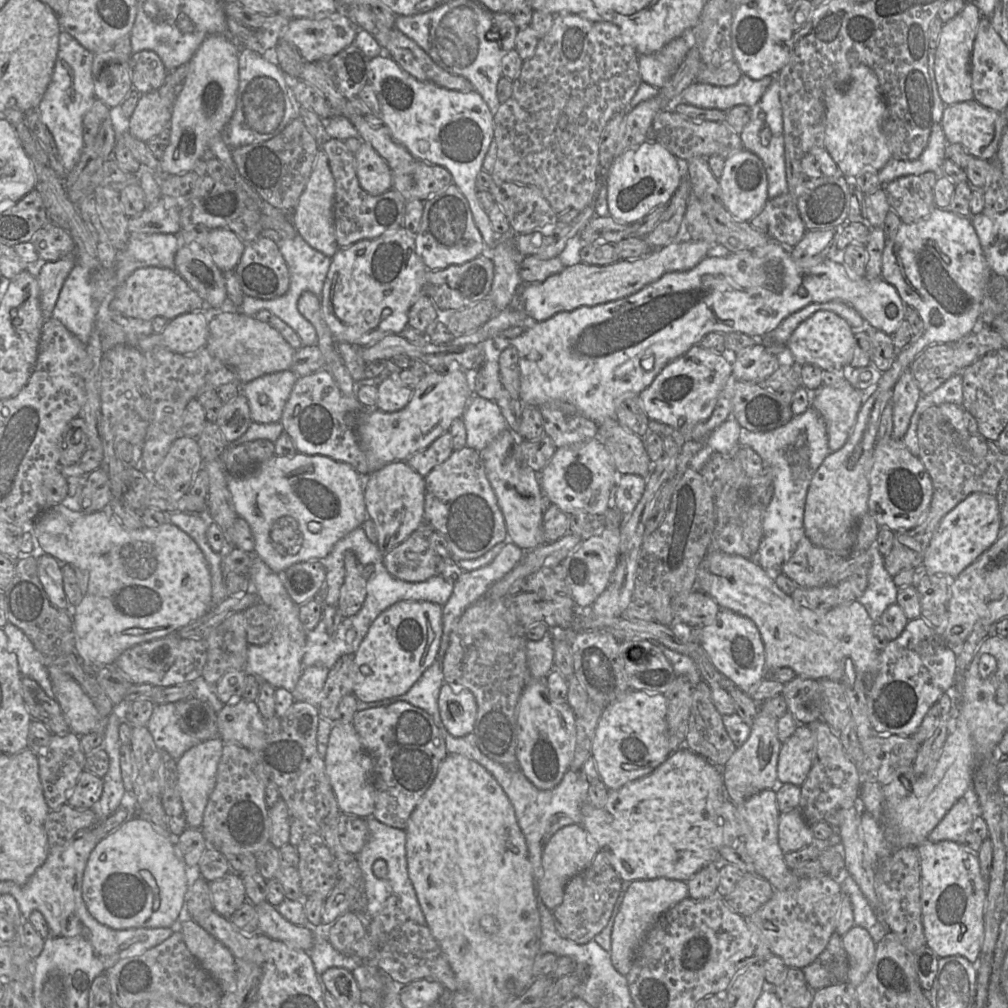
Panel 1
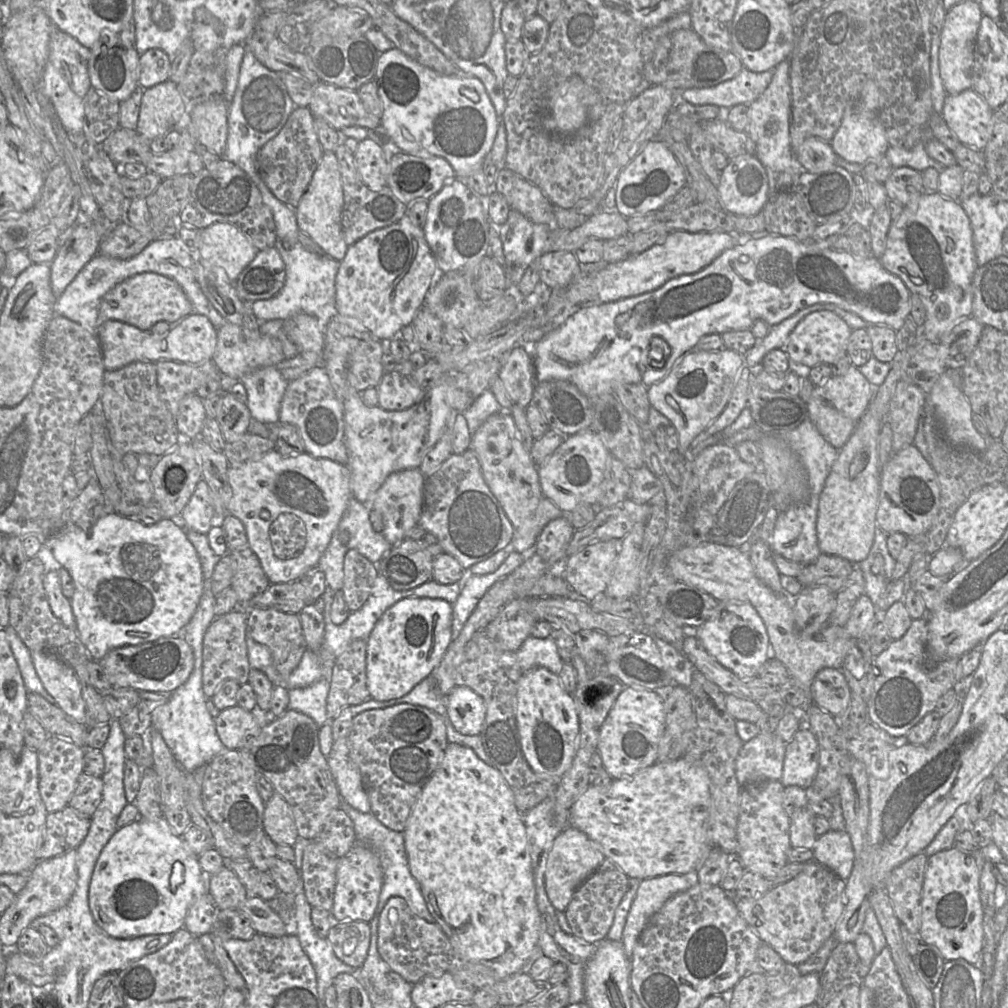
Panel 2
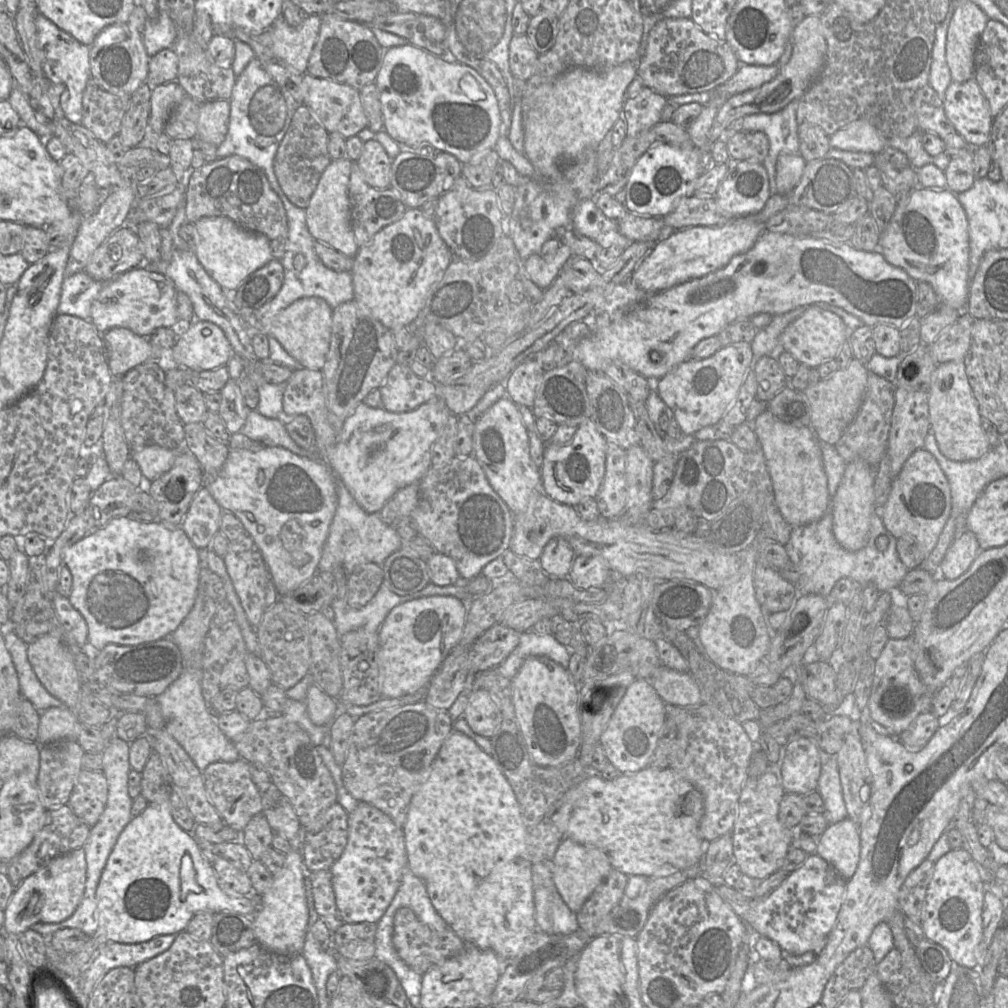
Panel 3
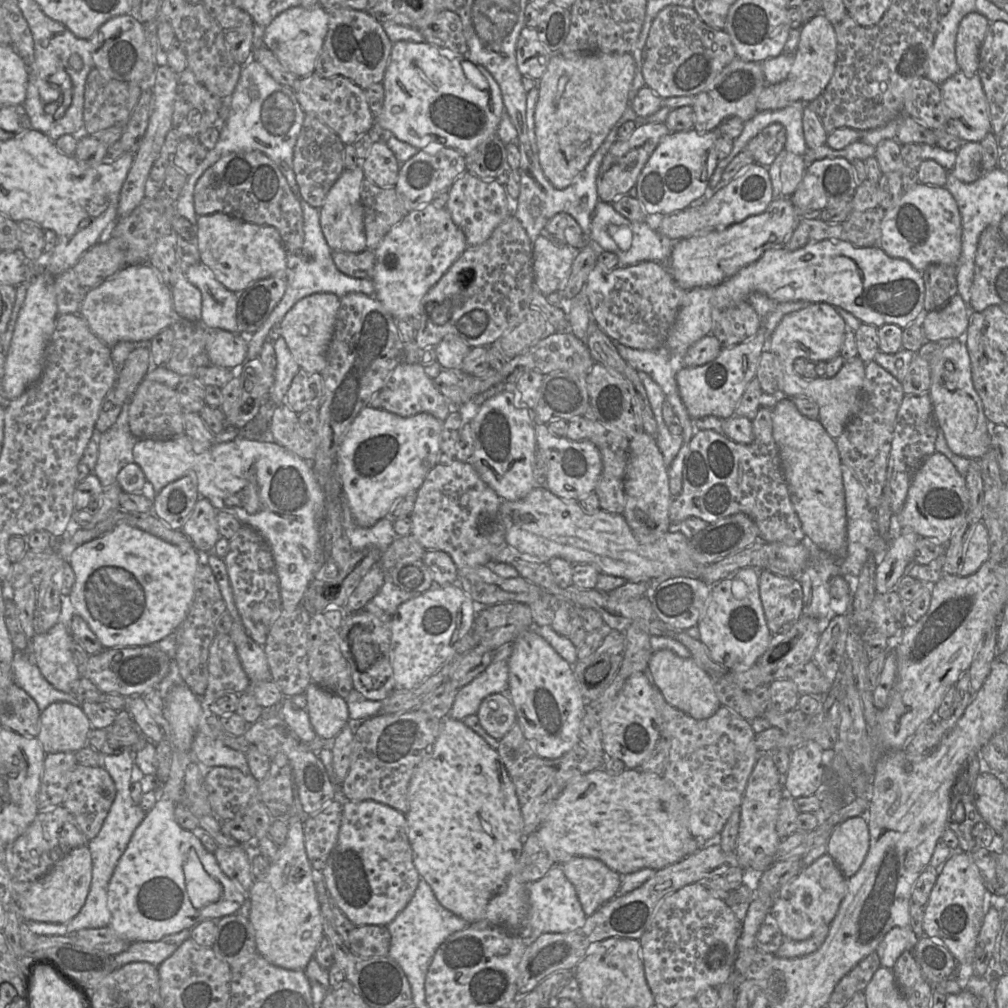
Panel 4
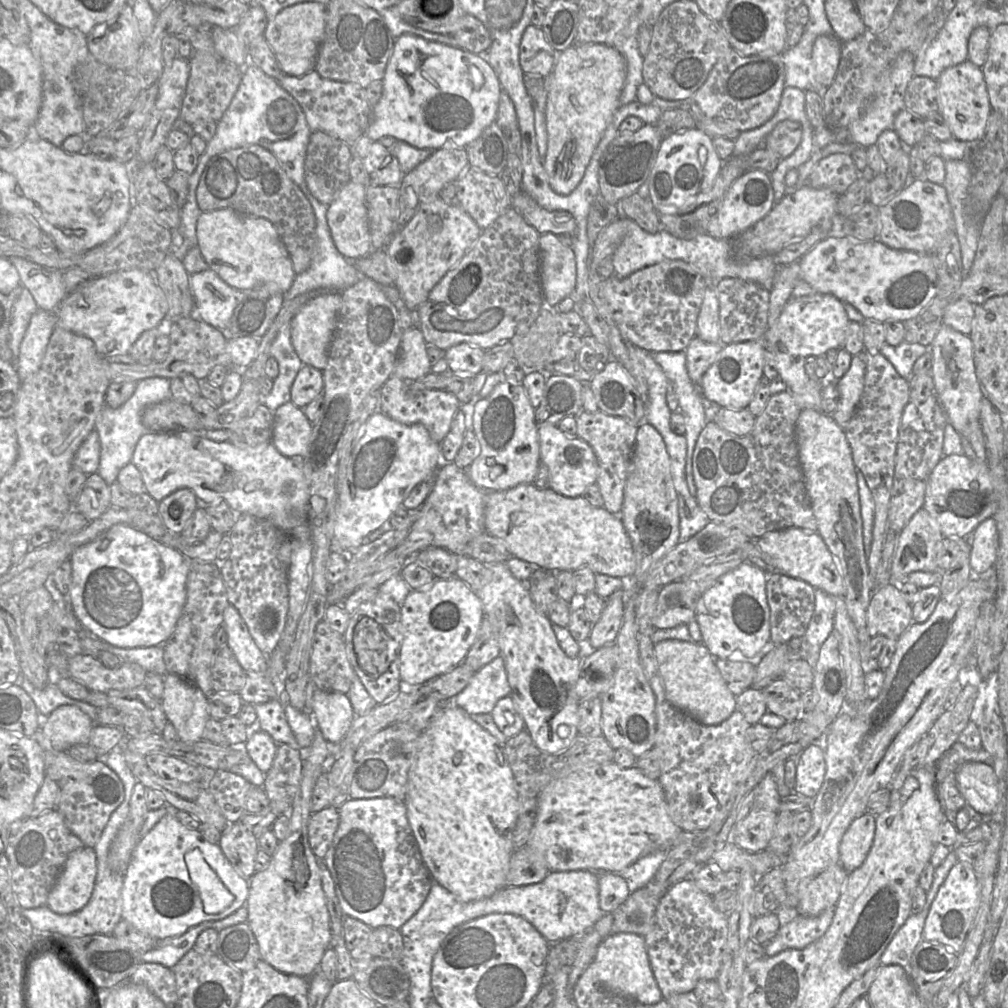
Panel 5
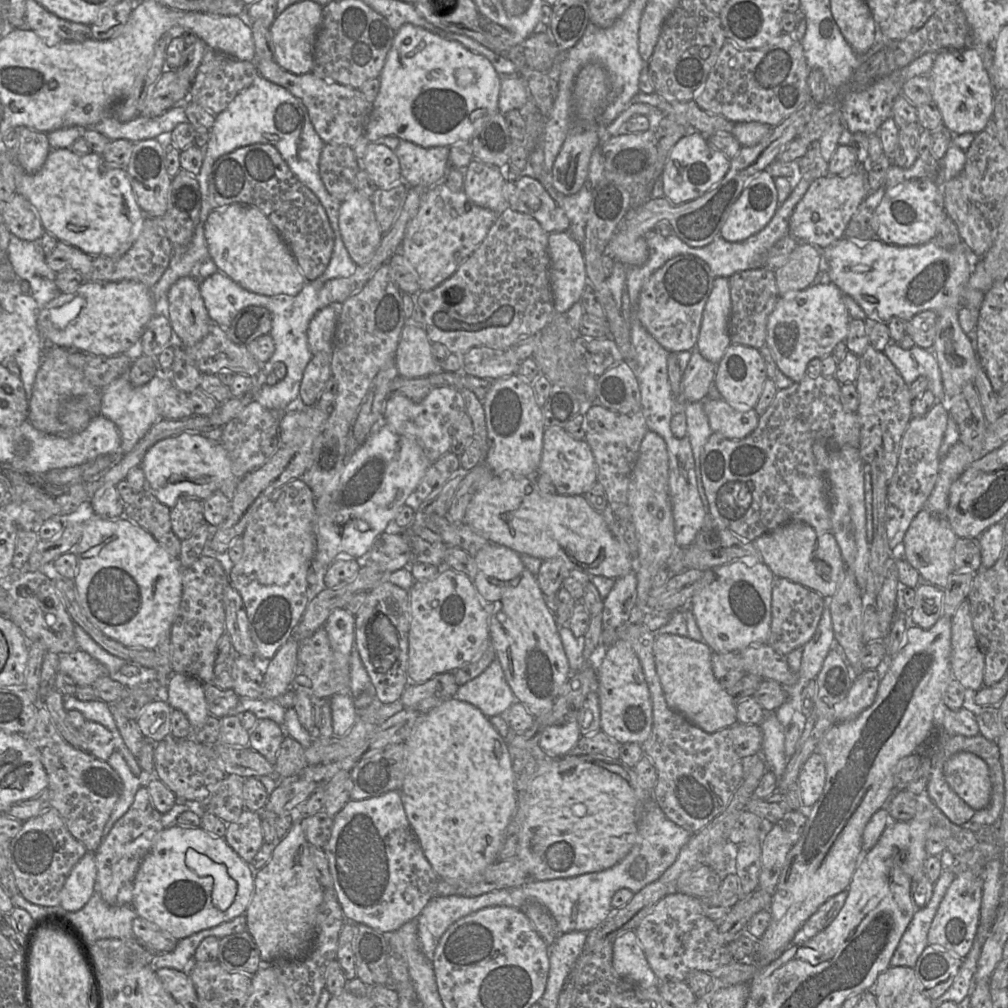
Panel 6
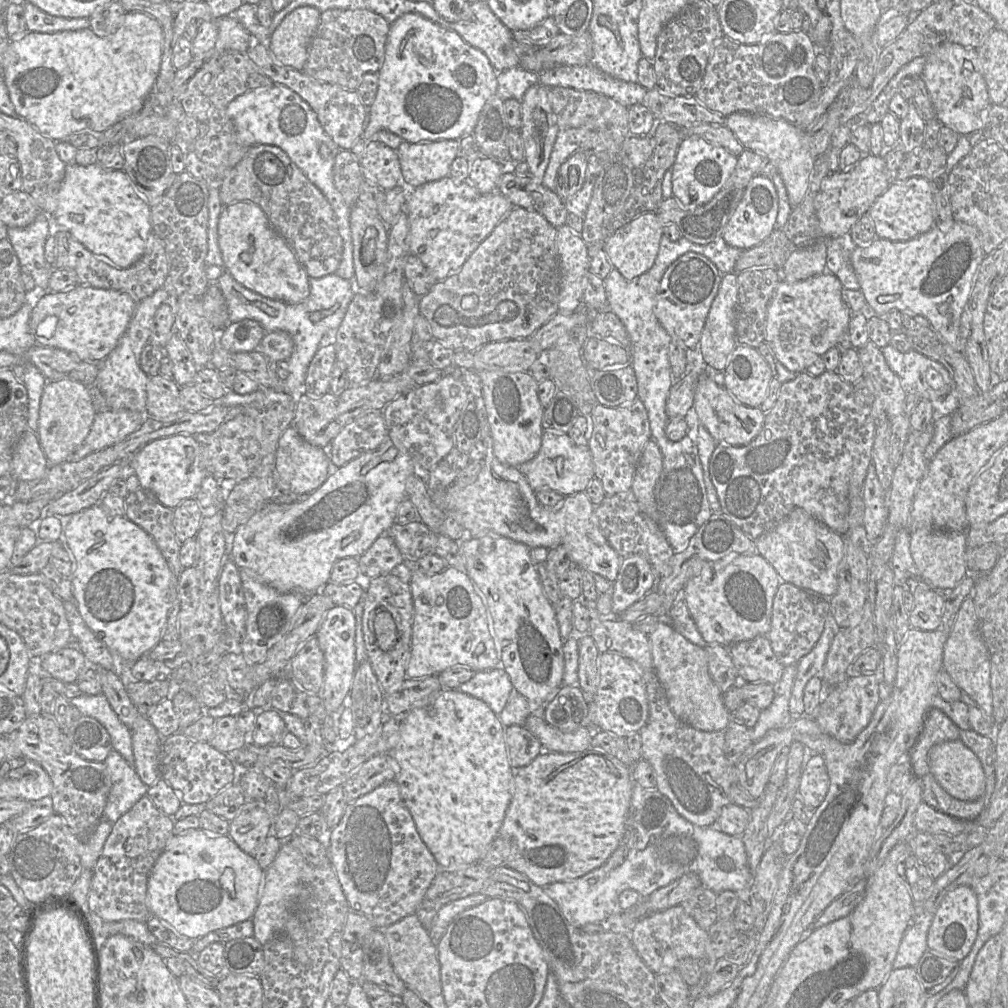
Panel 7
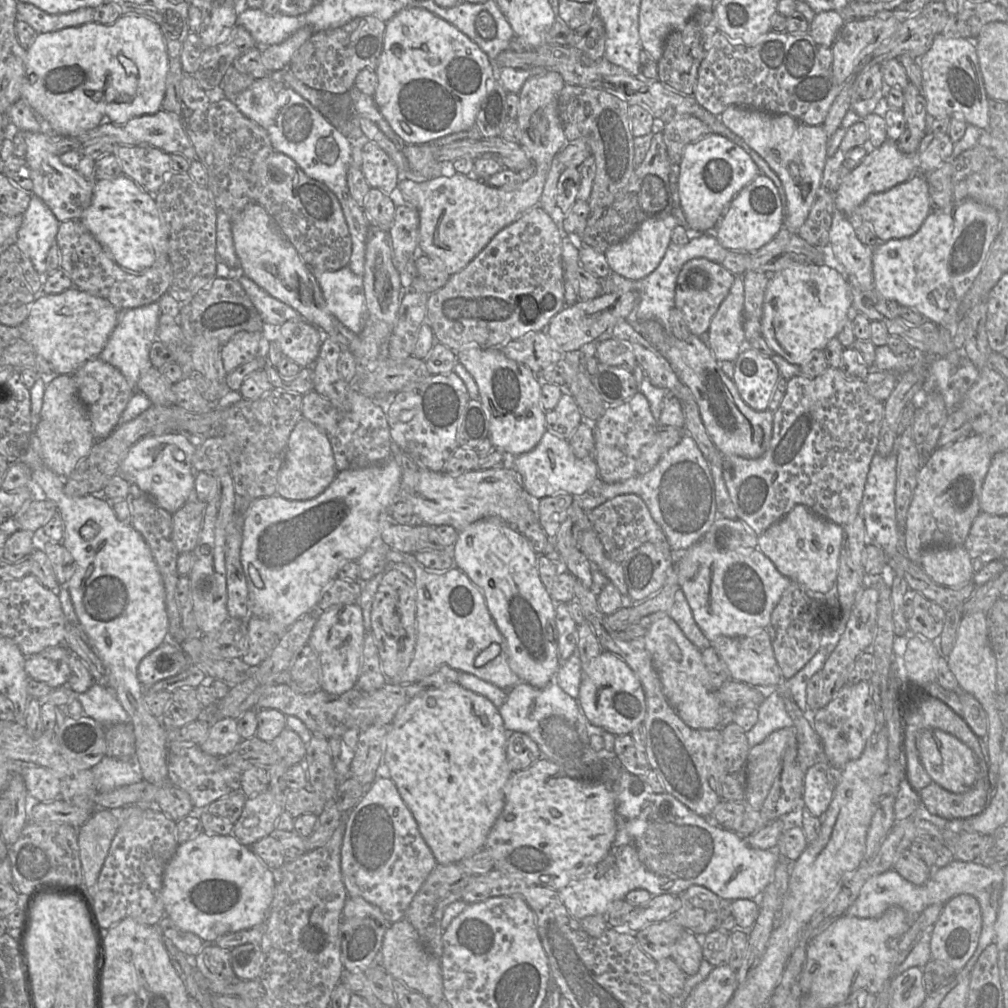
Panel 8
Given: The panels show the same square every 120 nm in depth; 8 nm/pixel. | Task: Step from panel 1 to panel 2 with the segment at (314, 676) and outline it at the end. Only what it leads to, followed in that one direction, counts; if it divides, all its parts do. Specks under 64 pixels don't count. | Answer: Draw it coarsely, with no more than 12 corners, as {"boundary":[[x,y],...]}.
{"boundary":[[330,681],[289,690],[289,709],[311,717],[328,721]]}

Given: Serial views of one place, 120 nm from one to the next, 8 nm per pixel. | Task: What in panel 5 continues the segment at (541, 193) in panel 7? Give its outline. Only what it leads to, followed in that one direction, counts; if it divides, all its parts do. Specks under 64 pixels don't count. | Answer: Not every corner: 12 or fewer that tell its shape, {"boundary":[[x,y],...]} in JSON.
{"boundary":[[520,188],[511,207],[539,234],[576,236],[568,211],[548,211]]}

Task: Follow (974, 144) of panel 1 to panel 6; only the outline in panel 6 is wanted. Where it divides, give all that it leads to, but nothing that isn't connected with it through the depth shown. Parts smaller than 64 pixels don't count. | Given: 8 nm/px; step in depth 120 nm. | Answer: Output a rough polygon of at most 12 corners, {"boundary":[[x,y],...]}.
{"boundary":[[975,48],[938,53],[932,100],[953,135],[985,131],[996,90]]}

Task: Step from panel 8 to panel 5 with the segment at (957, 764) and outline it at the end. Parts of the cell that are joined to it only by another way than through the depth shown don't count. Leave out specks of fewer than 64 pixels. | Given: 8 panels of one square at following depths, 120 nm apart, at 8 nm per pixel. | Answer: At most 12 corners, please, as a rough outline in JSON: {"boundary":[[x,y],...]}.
{"boundary":[[968,762],[957,787],[978,813],[993,814],[1005,801],[1005,782],[994,769]]}

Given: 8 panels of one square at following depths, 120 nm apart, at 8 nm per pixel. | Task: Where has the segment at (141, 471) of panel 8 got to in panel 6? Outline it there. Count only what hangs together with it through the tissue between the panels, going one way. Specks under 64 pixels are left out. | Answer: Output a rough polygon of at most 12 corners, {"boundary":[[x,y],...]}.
{"boundary":[[203,433],[158,441],[140,467],[169,508],[181,496],[231,500],[240,480]]}

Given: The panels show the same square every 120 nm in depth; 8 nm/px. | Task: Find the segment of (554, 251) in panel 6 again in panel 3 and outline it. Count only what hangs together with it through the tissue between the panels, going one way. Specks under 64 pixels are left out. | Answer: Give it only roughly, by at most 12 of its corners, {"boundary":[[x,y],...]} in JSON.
{"boundary":[[561,244],[552,259],[531,255],[524,272],[541,289],[547,289],[572,257]]}

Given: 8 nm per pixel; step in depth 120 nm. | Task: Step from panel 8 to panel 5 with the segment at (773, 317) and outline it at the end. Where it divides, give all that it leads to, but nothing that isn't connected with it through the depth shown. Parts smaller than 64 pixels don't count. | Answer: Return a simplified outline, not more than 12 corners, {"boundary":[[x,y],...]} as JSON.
{"boundary":[[791,297],[764,335],[778,377],[801,391],[808,356],[843,347],[843,302]]}

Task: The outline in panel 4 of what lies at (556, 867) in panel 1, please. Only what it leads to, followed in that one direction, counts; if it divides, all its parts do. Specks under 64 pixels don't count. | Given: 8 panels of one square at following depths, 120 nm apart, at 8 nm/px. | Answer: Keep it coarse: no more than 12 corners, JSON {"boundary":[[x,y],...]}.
{"boundary":[[598,859],[559,865],[586,916],[619,893],[621,875]]}

